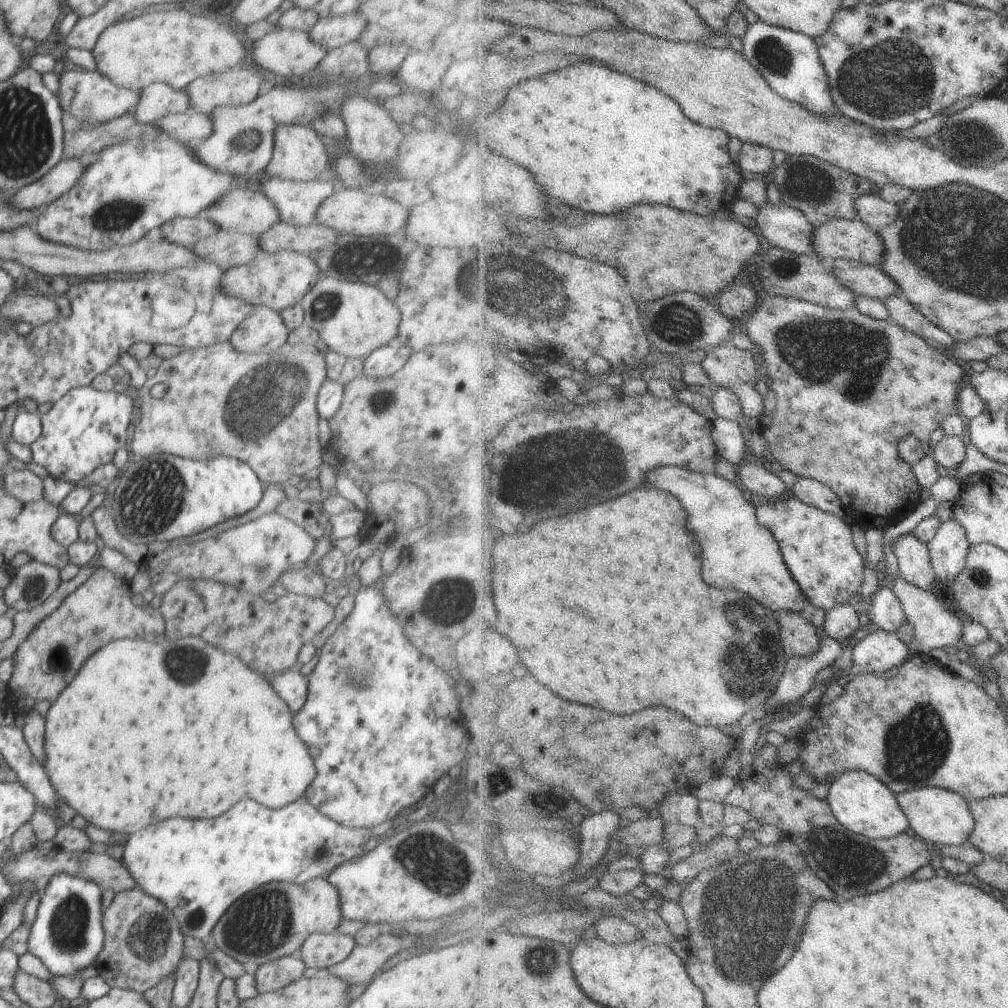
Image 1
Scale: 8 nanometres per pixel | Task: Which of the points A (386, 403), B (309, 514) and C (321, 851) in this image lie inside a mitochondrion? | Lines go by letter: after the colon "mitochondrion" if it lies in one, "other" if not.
A: mitochondrion
B: other
C: mitochondrion

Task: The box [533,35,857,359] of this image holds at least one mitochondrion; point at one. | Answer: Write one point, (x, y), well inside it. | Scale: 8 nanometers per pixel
(818, 184)

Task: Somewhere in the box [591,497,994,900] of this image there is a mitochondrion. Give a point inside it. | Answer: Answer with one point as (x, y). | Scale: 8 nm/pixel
(759, 647)

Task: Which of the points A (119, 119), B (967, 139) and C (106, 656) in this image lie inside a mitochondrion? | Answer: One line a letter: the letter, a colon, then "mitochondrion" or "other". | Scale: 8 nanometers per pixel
A: other
B: mitochondrion
C: other

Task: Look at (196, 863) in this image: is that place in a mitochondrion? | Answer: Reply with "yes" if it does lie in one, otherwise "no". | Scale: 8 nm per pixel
no

